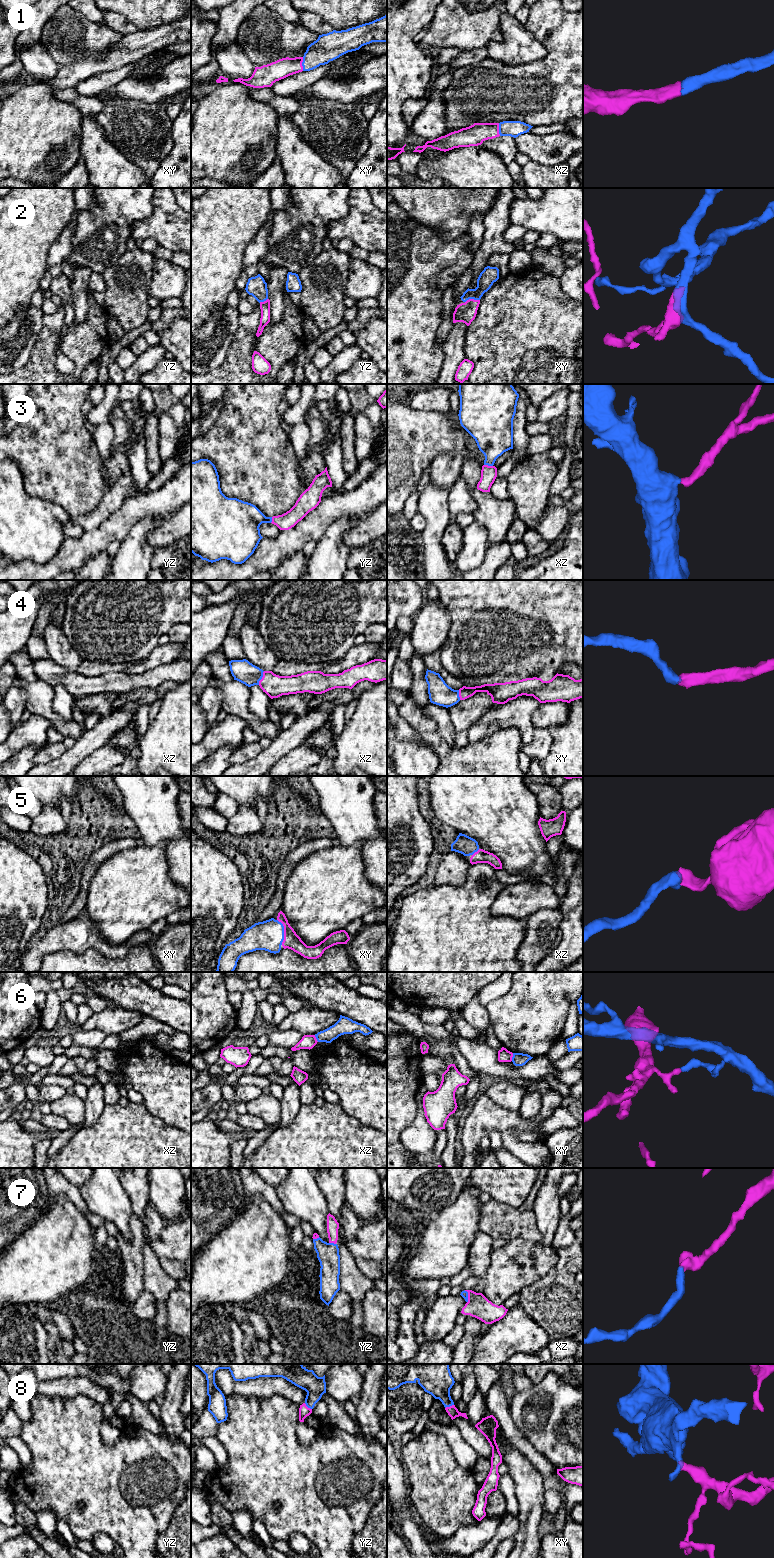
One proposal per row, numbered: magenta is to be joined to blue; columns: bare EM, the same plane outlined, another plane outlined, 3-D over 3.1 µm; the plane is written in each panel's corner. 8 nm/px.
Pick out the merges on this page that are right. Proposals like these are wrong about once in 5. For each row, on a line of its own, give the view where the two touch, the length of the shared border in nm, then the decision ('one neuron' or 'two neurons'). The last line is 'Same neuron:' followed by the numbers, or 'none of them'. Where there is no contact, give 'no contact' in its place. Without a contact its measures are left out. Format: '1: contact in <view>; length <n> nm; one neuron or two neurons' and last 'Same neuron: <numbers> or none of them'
1: contact in xy; length 110 nm; one neuron
2: contact in xy; length 120 nm; one neuron
3: contact in xz; length 70 nm; one neuron
4: contact in xz; length 120 nm; one neuron
5: contact in xy; length 220 nm; one neuron
6: contact in xy; length 70 nm; two neurons
7: contact in yz; length 60 nm; one neuron
8: contact in xy; length 80 nm; one neuron
Same neuron: 1, 2, 3, 4, 5, 7, 8

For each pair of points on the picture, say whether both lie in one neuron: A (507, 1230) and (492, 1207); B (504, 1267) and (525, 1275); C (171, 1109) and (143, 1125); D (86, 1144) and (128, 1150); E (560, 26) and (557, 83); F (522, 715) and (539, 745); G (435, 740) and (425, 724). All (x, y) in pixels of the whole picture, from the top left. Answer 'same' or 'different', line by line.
A: same
B: same
C: different
D: same
E: same
F: different
G: different

